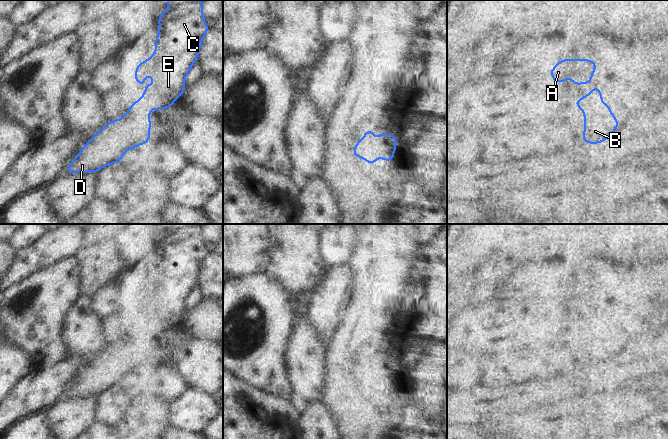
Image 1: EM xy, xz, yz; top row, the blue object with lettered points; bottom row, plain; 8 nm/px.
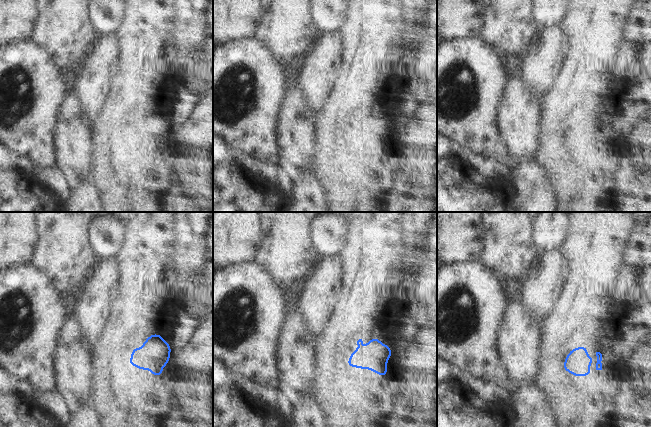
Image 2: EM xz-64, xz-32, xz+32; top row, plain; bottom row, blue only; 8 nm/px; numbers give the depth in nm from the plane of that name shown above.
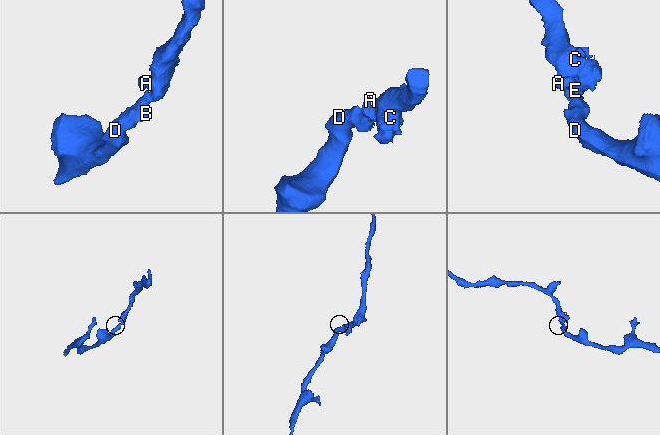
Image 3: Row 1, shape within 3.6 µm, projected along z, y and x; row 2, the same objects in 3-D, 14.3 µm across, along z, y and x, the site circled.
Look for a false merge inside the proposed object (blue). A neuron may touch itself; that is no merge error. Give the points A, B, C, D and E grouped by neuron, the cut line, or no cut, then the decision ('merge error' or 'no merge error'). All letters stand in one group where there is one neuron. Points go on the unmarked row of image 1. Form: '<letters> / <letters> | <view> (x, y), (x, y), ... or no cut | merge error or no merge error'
A B C D E | no cut | no merge error

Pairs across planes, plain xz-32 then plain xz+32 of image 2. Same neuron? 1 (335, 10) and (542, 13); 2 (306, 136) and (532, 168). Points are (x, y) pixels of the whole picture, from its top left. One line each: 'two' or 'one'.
1: one
2: two

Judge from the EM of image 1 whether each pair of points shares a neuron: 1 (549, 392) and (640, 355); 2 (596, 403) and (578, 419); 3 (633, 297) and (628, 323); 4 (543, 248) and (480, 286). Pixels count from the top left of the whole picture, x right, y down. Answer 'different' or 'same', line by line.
1: same
2: same
3: same
4: different

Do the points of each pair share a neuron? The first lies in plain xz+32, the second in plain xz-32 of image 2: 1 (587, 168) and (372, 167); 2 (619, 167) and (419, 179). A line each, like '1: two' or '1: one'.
1: one
2: two

